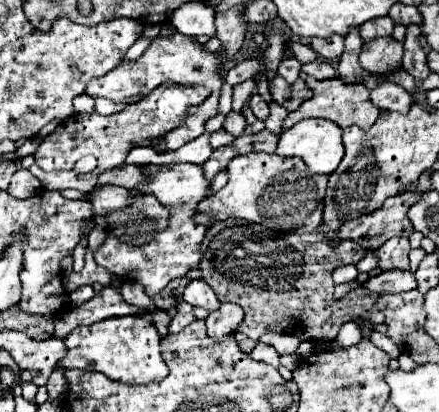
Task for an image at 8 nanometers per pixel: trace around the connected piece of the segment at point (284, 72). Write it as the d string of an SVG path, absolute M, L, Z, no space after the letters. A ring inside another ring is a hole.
M289 57L289 59L283 59L281 65L277 67L277 75L281 75L285 81L289 83L295 83L297 81L297 75L301 71L301 63L295 59L295 57Z

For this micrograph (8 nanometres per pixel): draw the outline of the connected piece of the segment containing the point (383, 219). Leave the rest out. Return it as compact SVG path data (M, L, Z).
M419 193L389 197L381 209L375 209L365 217L345 221L341 229L337 229L335 237L357 241L363 249L379 249L391 237L409 237L413 233L413 225L407 219L407 209L419 197Z

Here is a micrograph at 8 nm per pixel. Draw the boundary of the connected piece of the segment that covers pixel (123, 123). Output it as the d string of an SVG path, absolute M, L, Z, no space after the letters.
M171 83L171 85L159 85L141 101L129 103L125 105L123 111L107 117L95 111L83 115L71 115L69 119L61 121L51 135L43 139L43 143L35 151L35 161L43 171L55 171L55 169L73 169L81 157L93 155L97 159L97 167L91 173L79 175L81 179L93 179L107 169L121 167L125 163L127 153L133 147L153 147L155 139L165 137L169 131L185 123L189 107L199 107L207 97L209 89L205 87L183 87Z

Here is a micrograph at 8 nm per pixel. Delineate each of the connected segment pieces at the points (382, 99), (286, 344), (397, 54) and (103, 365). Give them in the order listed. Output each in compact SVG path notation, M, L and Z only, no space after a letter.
M385 79L375 89L369 91L369 101L379 109L407 113L409 103L413 103L413 97L403 87L399 87L397 83Z
M265 333L261 339L261 343L269 343L277 349L279 355L289 355L289 353L295 353L297 345L303 341L299 337L291 337L291 335L279 335L279 333Z
M383 37L377 41L367 41L361 47L359 53L359 61L361 67L369 73L387 73L391 67L399 67L401 65L401 57L403 57L403 43L399 43L393 37Z
M125 315L125 317L109 317L89 327L77 327L65 337L67 355L57 363L63 369L85 369L99 371L109 379L123 383L151 383L161 381L169 367L165 365L159 349L159 333L153 323L145 317Z

